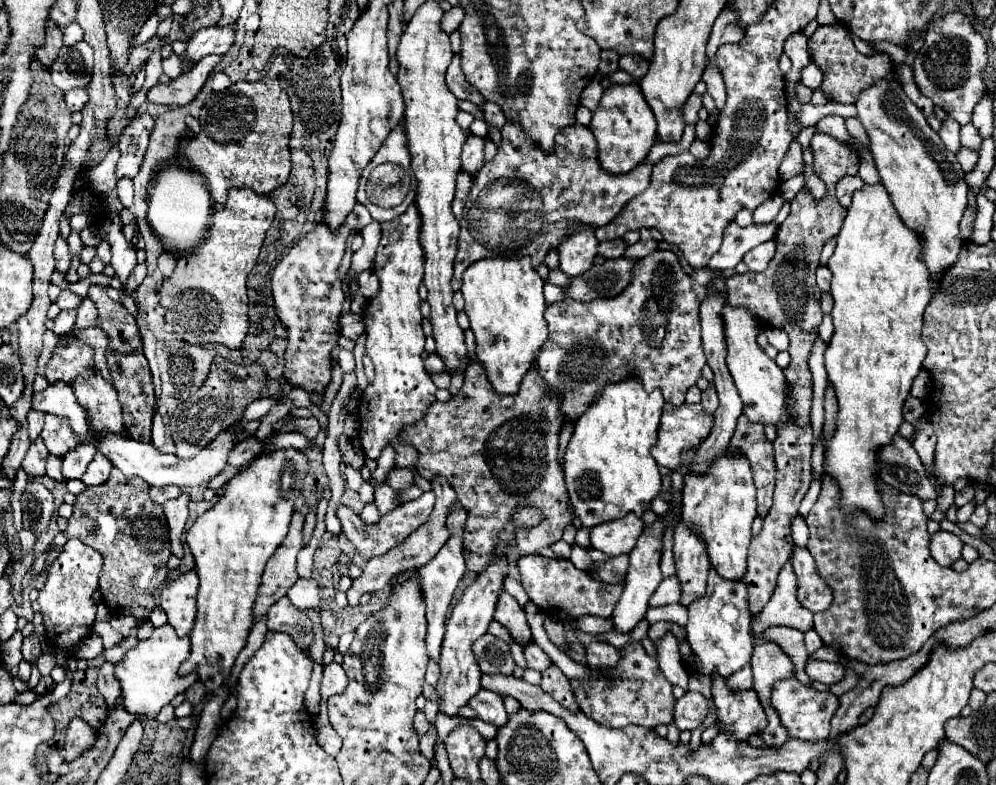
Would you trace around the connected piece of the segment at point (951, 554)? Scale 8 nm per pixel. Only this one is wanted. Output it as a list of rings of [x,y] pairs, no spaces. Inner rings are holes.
[[[939,530],[931,536],[931,556],[941,566],[951,566],[961,558],[963,540],[947,530]]]

